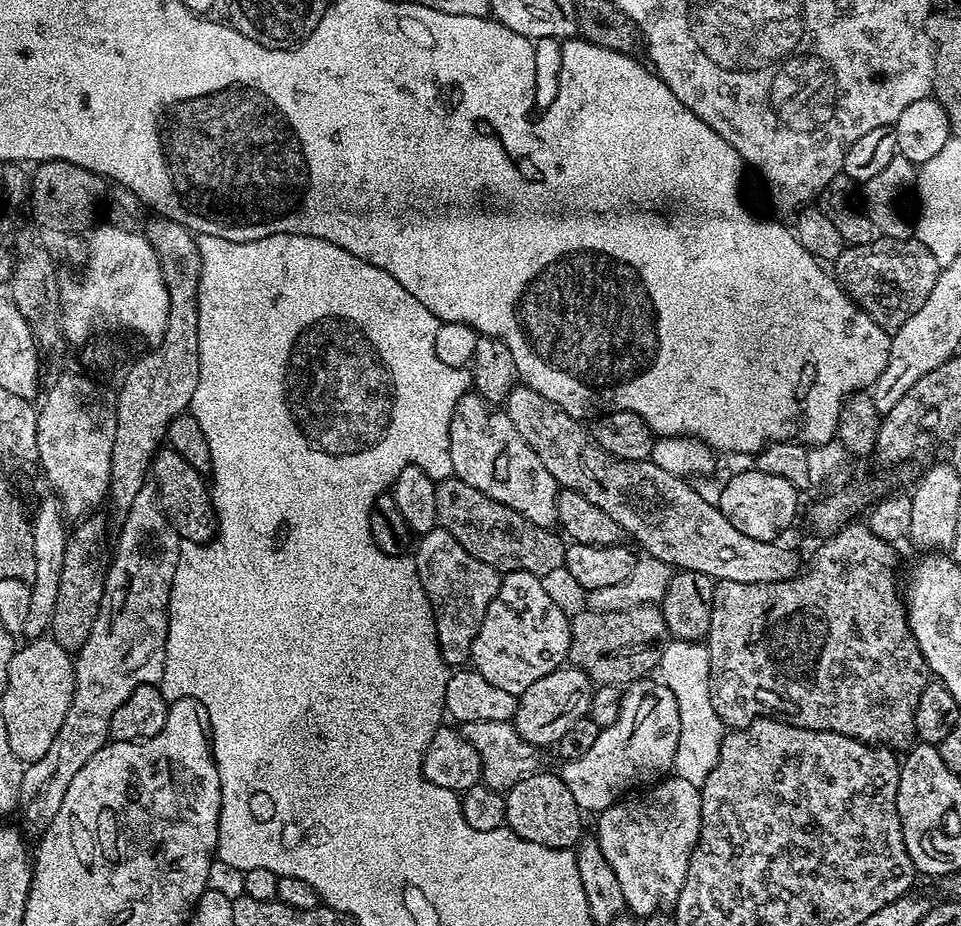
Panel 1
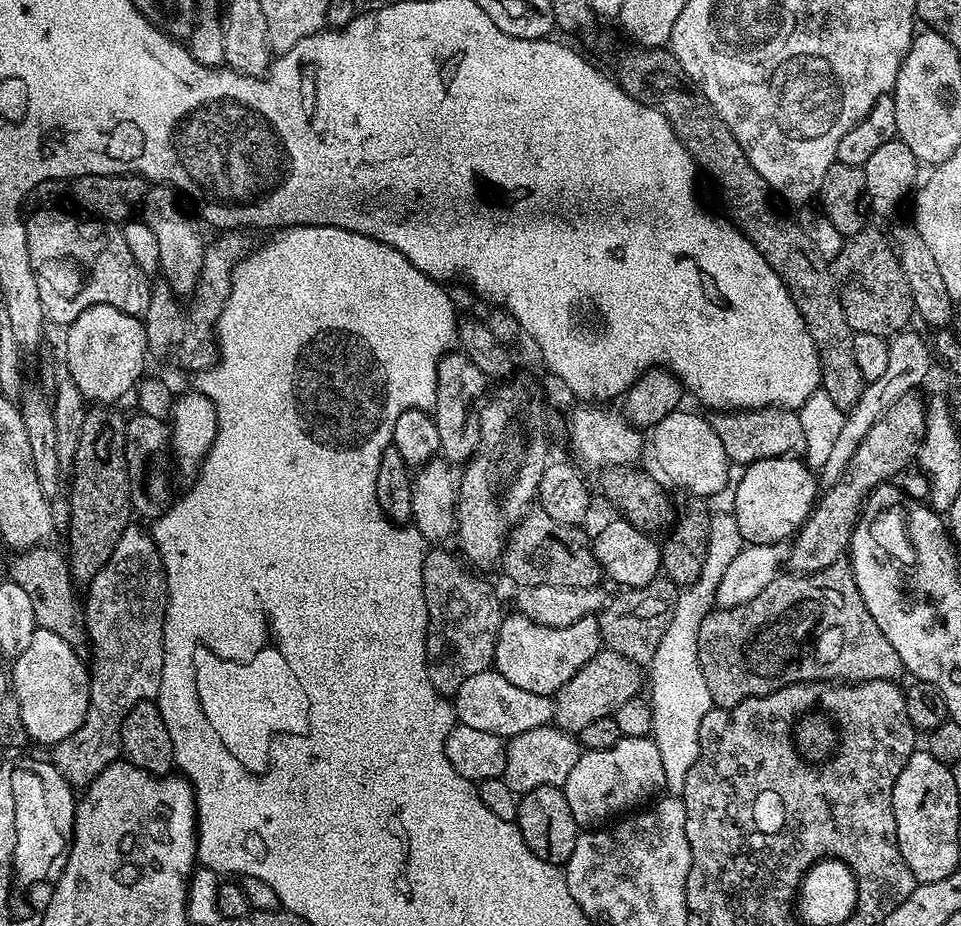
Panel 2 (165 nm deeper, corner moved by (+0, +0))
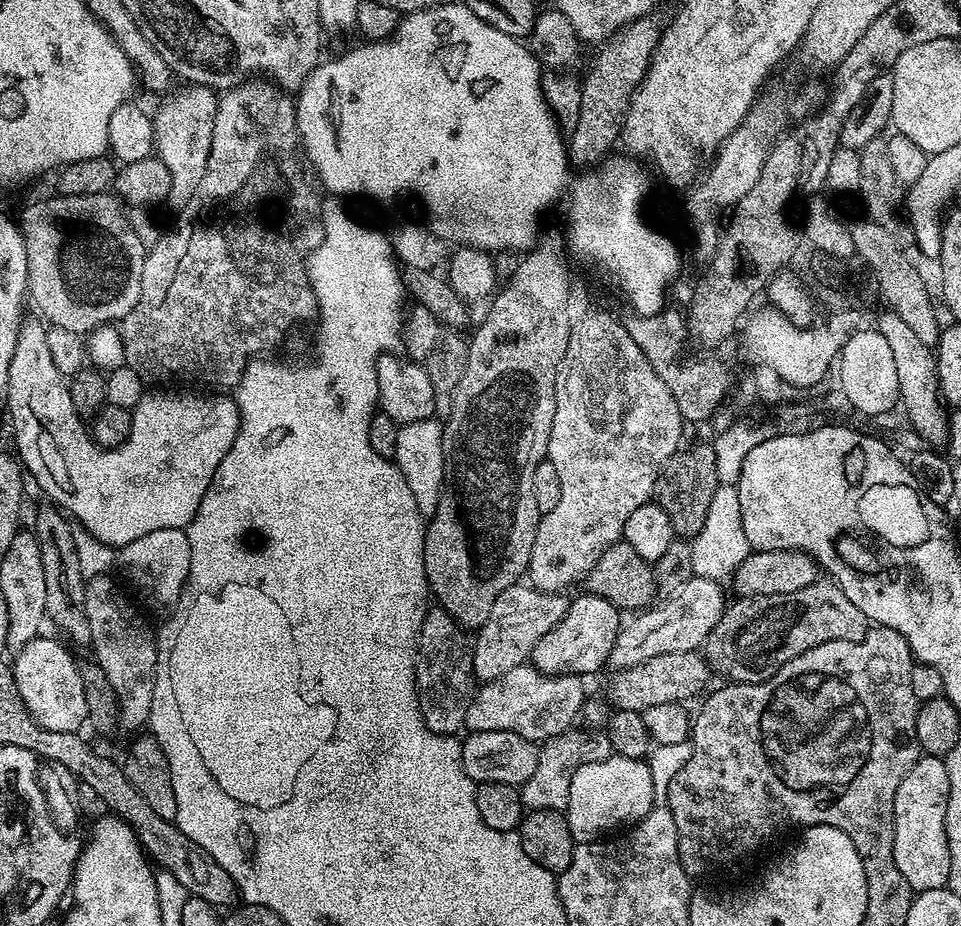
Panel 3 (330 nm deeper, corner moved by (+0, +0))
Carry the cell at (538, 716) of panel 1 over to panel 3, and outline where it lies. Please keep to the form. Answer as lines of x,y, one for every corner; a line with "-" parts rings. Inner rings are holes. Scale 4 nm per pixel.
699,651
658,654
658,658
650,658
645,664
613,671
607,699
613,709
634,710
638,713
645,712
650,706
662,706
662,702
689,702
709,687
708,672
710,665

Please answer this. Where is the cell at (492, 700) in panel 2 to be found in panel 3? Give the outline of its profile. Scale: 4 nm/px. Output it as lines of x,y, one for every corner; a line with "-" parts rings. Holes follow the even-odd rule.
525,662
514,666
507,674
502,674
502,678
481,683
475,689
474,695
468,702
466,710
464,728
469,733
489,732
490,730
506,730
507,732
517,732
522,738
543,742
552,740
555,736
569,731
572,724
581,715
586,699
584,693
585,681
578,676
548,676
545,672
539,672
536,665

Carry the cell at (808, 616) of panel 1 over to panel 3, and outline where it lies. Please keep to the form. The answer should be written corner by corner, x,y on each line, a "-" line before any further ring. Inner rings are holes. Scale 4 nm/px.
817,578
810,586
803,590
794,590
794,594
770,594
769,596
742,596
732,601
725,607
722,618
710,630
707,640
702,645
702,655
713,669
716,668
725,677
725,681
734,684
758,684
769,680
786,662
798,658
806,650
818,646
822,642
831,640
861,640
868,632
870,622
842,594
836,583
828,578

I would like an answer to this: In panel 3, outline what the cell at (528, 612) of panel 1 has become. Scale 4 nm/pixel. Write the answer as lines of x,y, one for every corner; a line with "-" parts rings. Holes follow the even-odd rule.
583,594
577,600
573,599
568,605
568,612
532,648
531,663
536,665
539,672
548,676
578,676
588,678
591,672
596,672
607,665
610,650
614,650
614,642
620,633
622,623
621,609
616,608
606,598

